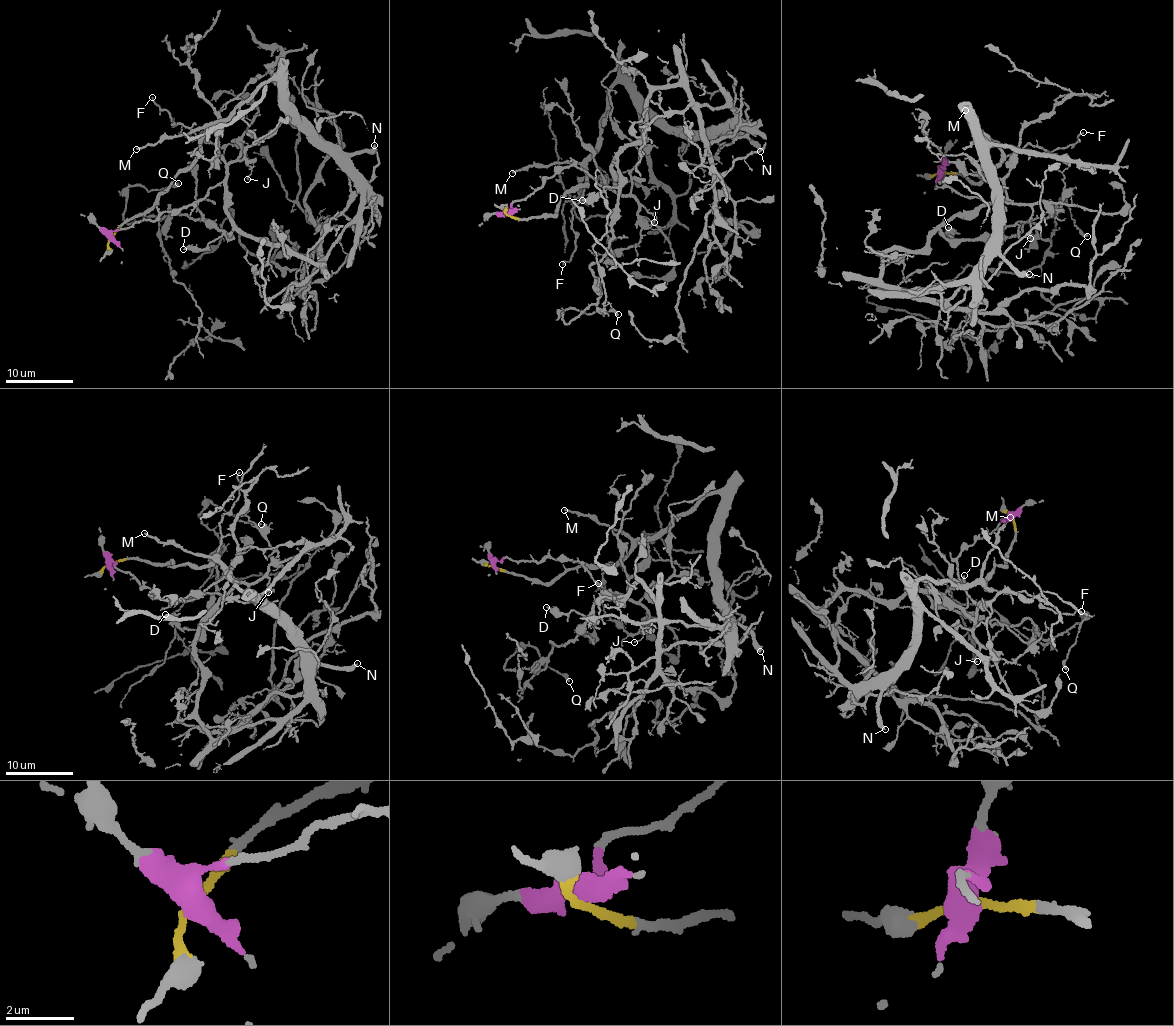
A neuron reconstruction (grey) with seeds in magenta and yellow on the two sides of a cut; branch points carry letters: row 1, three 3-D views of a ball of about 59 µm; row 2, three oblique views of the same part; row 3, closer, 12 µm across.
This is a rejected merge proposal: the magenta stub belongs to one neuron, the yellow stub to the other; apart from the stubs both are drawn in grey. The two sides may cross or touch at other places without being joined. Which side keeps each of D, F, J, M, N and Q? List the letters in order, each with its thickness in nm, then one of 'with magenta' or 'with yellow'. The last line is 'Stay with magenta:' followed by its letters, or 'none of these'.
D: 240 nm thick; with magenta
F: 140 nm thick; with yellow
J: 120 nm thick; with magenta
M: 190 nm thick; with yellow
N: 360 nm thick; with yellow
Q: 340 nm thick; with magenta
Stay with magenta: D, J, Q

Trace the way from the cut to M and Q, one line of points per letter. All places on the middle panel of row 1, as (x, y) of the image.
M: (509, 214), (553, 215), (559, 199), (586, 185), (583, 168), (576, 162), (513, 173)
Q: (509, 214), (570, 166), (611, 188), (615, 159), (600, 293), (560, 311), (618, 314)

